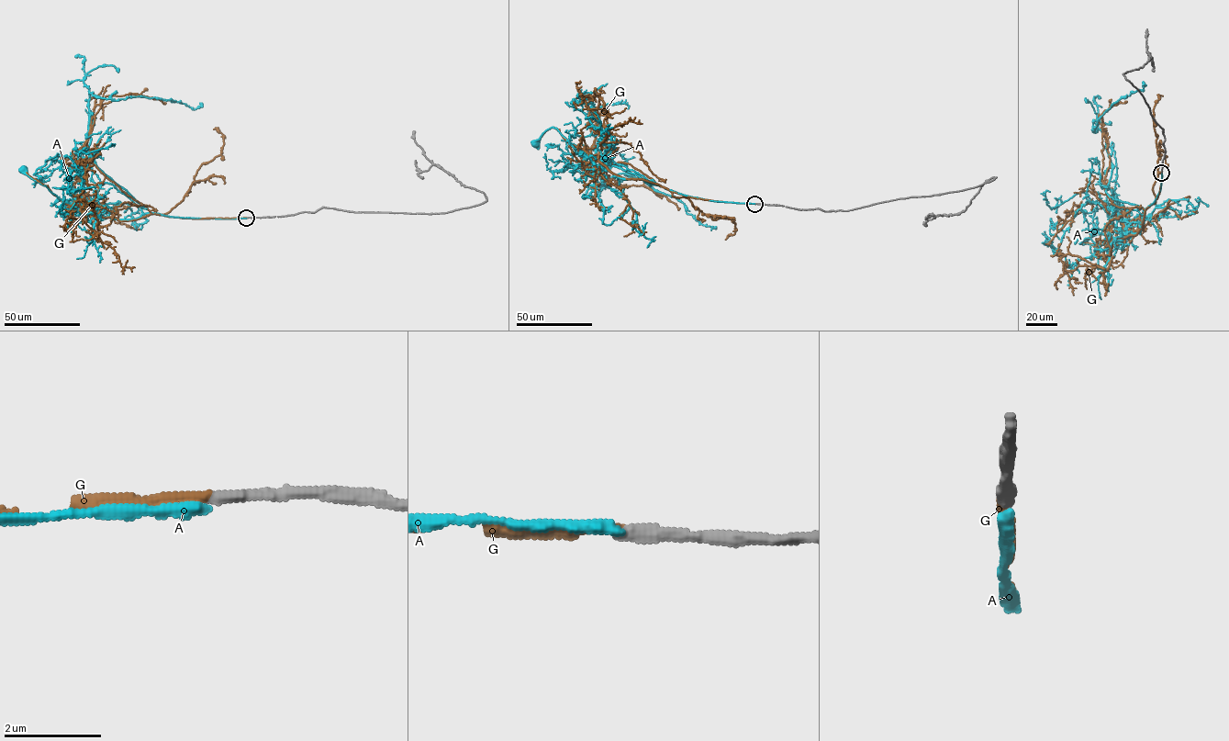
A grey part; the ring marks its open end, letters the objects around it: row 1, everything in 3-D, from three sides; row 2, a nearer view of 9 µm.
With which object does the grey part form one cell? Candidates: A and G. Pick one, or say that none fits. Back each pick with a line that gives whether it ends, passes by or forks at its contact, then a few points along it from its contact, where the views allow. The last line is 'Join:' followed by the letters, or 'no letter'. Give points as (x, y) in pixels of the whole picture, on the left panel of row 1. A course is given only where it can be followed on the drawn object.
G: it ends there; it runs (247, 218), (151, 213), (118, 220), (86, 210), (78, 174), (65, 162), (83, 145), (94, 109), (110, 84)
Join: G

